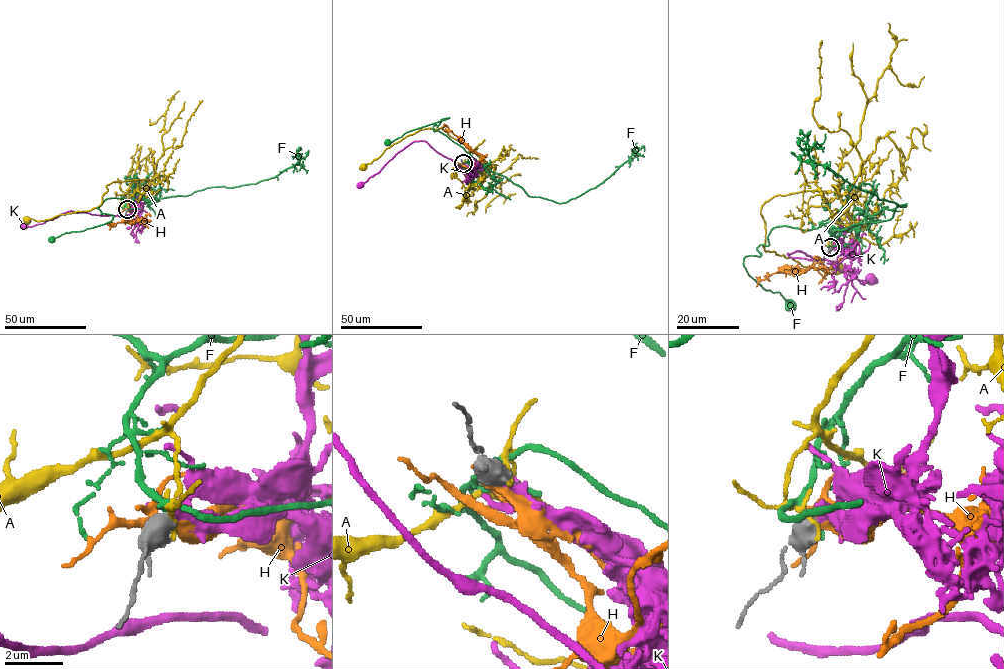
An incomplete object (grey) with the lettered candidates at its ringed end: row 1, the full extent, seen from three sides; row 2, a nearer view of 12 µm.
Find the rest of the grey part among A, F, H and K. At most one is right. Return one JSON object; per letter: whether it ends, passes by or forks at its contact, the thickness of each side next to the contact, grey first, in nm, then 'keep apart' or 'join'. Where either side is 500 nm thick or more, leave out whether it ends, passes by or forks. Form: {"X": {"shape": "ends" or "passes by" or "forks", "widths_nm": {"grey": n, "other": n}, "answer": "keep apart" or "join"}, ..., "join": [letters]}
{"A": {"widths_nm": {"grey": 600, "other": 130}, "answer": "keep apart"}, "F": {"widths_nm": {"grey": 600, "other": 200}, "answer": "join"}, "H": {"widths_nm": {"grey": 650, "other": 200}, "answer": "keep apart"}, "K": {"widths_nm": {"grey": 650, "other": 220}, "answer": "keep apart"}, "join": ["F"]}

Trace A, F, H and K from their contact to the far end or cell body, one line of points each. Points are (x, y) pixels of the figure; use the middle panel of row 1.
A: (464, 164), (477, 174), (488, 166), (479, 154), (449, 135), (443, 127), (408, 135), (364, 167)
F: (463, 163), (462, 166), (469, 172), (478, 162), (462, 148), (433, 129), (442, 119), (449, 118), (387, 142)
H: (463, 164), (470, 172), (482, 156), (445, 124)
K: (463, 164), (471, 169), (470, 176), (426, 141), (414, 141), (361, 184)

